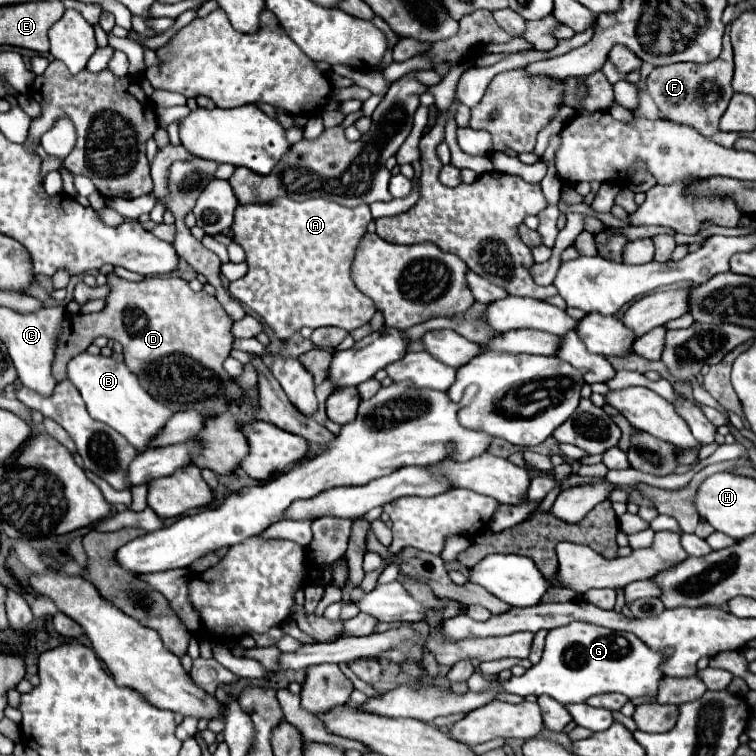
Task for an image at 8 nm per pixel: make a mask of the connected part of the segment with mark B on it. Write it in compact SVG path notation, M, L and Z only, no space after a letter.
M88 351L78 353L68 361L68 379L80 391L88 413L92 419L102 421L116 429L122 437L130 441L138 451L148 449L150 439L166 425L172 411L162 403L154 401L146 389L138 383L138 377L124 367L122 361L104 355L90 355Z

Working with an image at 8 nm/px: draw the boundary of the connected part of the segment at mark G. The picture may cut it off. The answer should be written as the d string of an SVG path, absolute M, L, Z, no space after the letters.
M574 621L566 627L558 627L558 629L548 631L546 649L544 649L544 655L542 655L538 665L528 669L522 677L512 677L512 679L500 681L500 683L502 683L504 691L508 691L508 693L516 693L520 697L548 695L562 705L582 703L588 697L602 695L602 693L622 693L628 699L632 699L632 697L656 697L658 683L664 677L662 669L660 669L662 659L666 659L664 651L650 651L650 647L646 647L646 643L642 643L634 633L610 631L606 627Z

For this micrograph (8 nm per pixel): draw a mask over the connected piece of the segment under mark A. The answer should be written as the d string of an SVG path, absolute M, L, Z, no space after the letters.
M282 197L268 205L238 205L234 243L246 251L248 273L230 283L230 295L258 313L280 339L306 325L312 329L334 325L348 333L366 325L376 307L354 287L350 265L370 221L369 205L342 207L322 197L302 203Z

